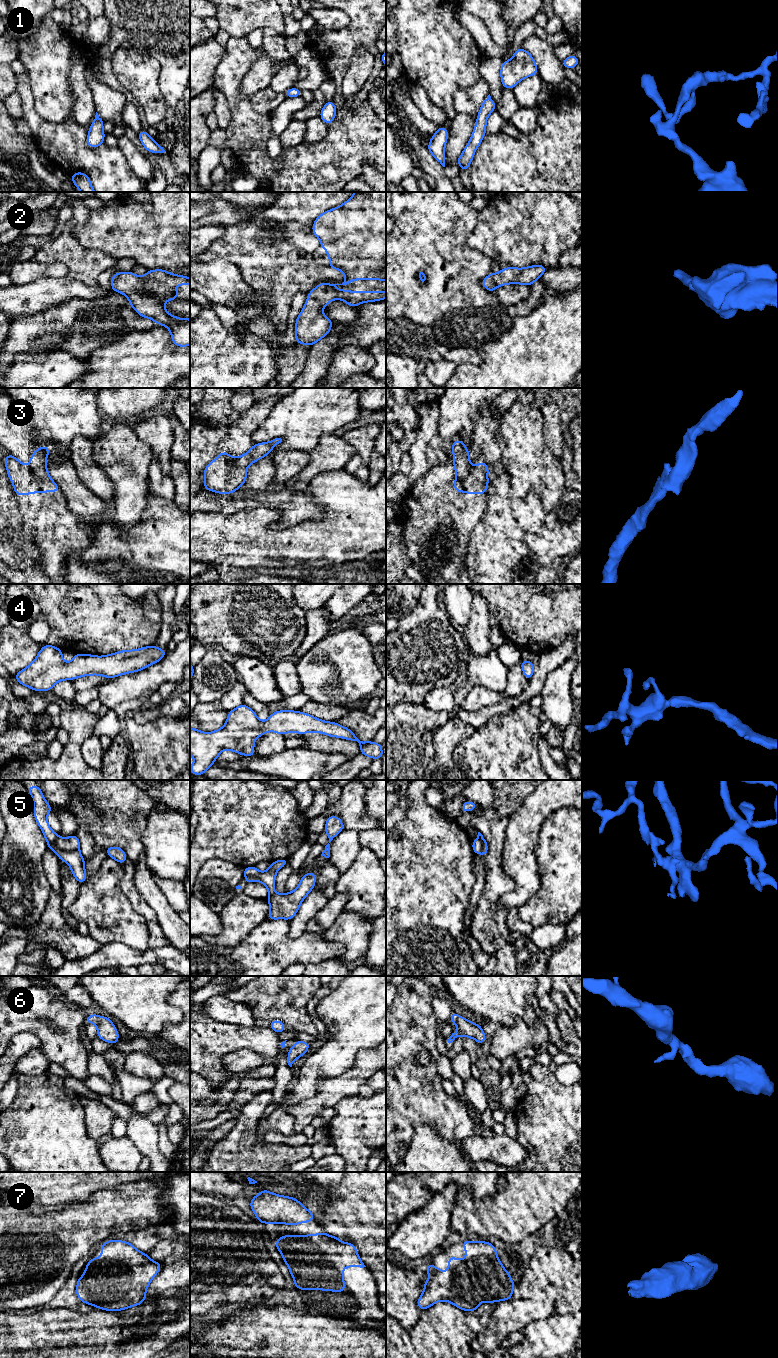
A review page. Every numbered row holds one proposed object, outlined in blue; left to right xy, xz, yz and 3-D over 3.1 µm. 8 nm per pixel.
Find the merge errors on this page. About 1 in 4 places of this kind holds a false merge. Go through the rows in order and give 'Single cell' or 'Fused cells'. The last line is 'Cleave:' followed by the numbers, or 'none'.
1: Single cell
2: Single cell
3: Fused cells
4: Single cell
5: Fused cells
6: Single cell
7: Single cell
Cleave: 3, 5

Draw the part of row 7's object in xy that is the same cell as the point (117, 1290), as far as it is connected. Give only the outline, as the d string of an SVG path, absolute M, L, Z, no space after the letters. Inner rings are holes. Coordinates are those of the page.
M122 1240L106 1241L99 1252L104 1256L90 1259L83 1271L85 1274L77 1281L76 1295L79 1300L106 1311L121 1311L143 1303L148 1286L161 1269L161 1262L152 1261L148 1254Z

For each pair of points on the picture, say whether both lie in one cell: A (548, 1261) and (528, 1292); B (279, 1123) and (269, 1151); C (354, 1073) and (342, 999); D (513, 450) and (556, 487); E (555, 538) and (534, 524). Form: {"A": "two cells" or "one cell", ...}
{"A": "one cell", "B": "two cells", "C": "two cells", "D": "one cell", "E": "two cells"}

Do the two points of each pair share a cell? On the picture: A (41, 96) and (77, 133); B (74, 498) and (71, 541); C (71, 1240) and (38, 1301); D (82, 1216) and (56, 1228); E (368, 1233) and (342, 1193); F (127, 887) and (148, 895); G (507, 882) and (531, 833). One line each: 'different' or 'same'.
A: different
B: different
C: same
D: same
E: same
F: different
G: different

